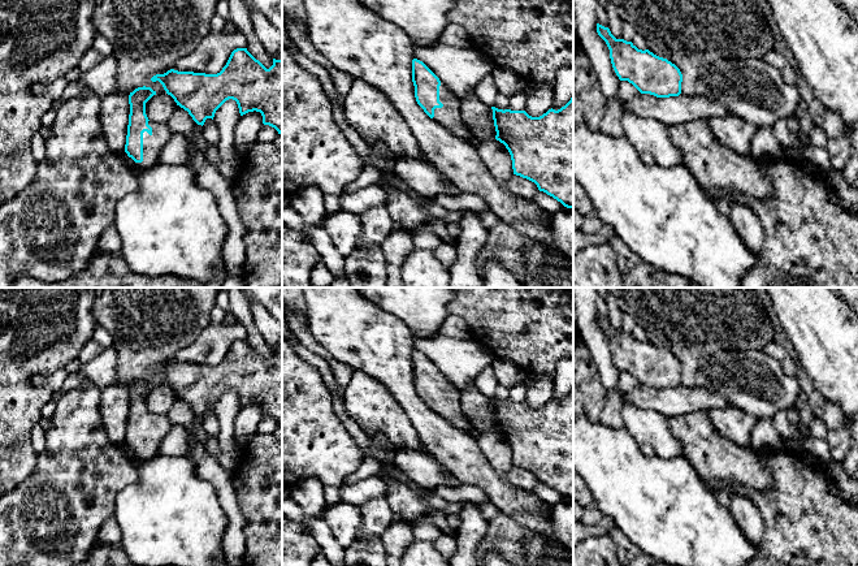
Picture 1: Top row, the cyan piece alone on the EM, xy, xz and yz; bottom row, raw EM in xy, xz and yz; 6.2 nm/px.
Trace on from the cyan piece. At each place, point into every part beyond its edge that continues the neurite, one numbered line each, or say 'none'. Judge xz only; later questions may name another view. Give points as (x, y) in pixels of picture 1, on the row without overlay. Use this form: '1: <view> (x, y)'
1: xz (449, 407)

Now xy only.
1: xy (152, 436)

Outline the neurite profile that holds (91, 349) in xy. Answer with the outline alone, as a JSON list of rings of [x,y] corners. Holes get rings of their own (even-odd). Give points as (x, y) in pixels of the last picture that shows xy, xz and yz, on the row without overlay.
[[[94,340],[88,341],[79,351],[78,360],[83,364],[101,353],[101,346]]]

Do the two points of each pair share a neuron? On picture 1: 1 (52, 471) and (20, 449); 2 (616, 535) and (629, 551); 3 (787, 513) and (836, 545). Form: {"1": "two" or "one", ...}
{"1": "two", "2": "one", "3": "one"}

